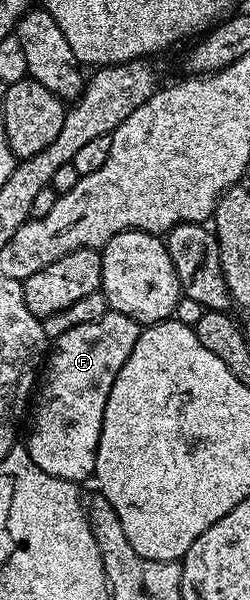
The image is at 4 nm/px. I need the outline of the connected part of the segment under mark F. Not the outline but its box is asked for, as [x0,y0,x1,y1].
[24,311,140,482]

